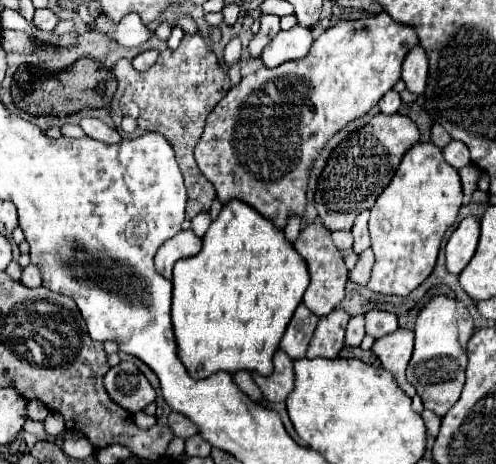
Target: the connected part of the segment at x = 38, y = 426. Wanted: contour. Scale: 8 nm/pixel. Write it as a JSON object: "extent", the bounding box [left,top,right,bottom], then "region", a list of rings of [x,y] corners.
{"extent":[23,420,47,440],"region":[[[27,420],[27,422],[23,424],[23,430],[25,430],[27,434],[33,434],[33,436],[41,438],[41,440],[45,440],[45,438],[47,438],[47,432],[45,432],[45,426],[43,426],[43,422]]]}

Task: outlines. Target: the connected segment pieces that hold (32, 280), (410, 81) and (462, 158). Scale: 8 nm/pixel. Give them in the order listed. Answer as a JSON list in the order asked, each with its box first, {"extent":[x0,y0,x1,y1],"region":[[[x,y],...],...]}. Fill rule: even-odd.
[{"extent":[21,264,41,288],"region":[[[29,264],[27,268],[23,268],[23,278],[21,278],[21,282],[23,282],[25,286],[29,286],[29,288],[41,286],[41,272],[39,272],[39,268],[35,268],[33,264]]]},{"extent":[401,46,429,94],"region":[[[415,46],[407,60],[403,62],[401,80],[407,84],[407,90],[413,94],[423,94],[427,88],[427,74],[429,74],[429,60],[421,46]]]},{"extent":[443,140,471,168],"region":[[[451,140],[445,148],[443,148],[443,158],[453,166],[453,168],[463,168],[467,166],[471,160],[469,160],[469,152],[467,152],[467,146],[459,140]]]}]

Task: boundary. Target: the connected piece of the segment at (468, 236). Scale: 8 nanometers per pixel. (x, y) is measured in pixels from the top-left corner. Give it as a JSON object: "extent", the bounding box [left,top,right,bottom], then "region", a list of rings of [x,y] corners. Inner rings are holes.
{"extent":[445,216,479,274],"region":[[[467,216],[465,220],[461,220],[461,224],[447,240],[447,246],[445,246],[447,272],[459,274],[469,264],[469,260],[475,254],[477,240],[479,240],[479,220],[473,216]]]}

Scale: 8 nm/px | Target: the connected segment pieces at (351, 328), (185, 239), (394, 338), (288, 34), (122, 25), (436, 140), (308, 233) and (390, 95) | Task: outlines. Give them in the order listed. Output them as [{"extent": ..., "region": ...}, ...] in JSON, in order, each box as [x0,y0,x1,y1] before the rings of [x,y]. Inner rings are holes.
[{"extent":[345,316,365,346],"region":[[[353,316],[347,324],[347,336],[345,336],[345,344],[347,346],[359,346],[361,340],[365,336],[365,330],[363,330],[363,316]]]},{"extent":[155,230,201,278],"region":[[[183,230],[179,232],[177,236],[169,238],[157,252],[155,256],[155,270],[165,276],[165,278],[171,278],[171,270],[173,270],[173,264],[181,258],[187,258],[187,256],[195,256],[197,252],[201,250],[201,238],[195,236],[193,230]]]},{"extent":[373,328,415,398],"region":[[[399,328],[393,334],[387,334],[379,340],[375,340],[373,352],[381,360],[383,368],[395,376],[399,388],[407,396],[413,398],[415,388],[405,378],[405,368],[407,368],[407,362],[411,358],[411,352],[413,352],[413,332],[407,328]]]},{"extent":[261,26,313,68],"region":[[[293,26],[291,30],[281,30],[263,50],[261,58],[267,68],[275,68],[279,64],[301,60],[307,56],[313,44],[313,32],[311,28]]]},{"extent":[92,13,149,48],"region":[[[136,13],[128,14],[117,25],[114,25],[106,15],[100,14],[92,28],[103,31],[117,44],[127,46],[127,48],[139,46],[147,38],[147,32],[149,32]]]},{"extent":[431,124,451,148],"region":[[[435,124],[435,126],[433,126],[433,130],[431,130],[431,142],[433,142],[435,146],[443,148],[449,140],[451,140],[451,136],[445,132],[445,128],[443,128],[441,124]]]},{"extent":[293,224,349,316],"region":[[[307,224],[301,230],[301,234],[299,234],[299,238],[295,240],[293,246],[301,254],[301,258],[307,262],[309,274],[311,274],[311,284],[305,290],[303,304],[311,312],[315,312],[317,316],[325,316],[333,308],[337,308],[339,302],[345,298],[345,284],[349,280],[349,270],[345,268],[343,256],[341,256],[339,248],[335,248],[335,244],[331,240],[331,230],[327,230],[323,224]]]},{"extent":[379,90,401,114],"region":[[[389,90],[381,100],[379,100],[379,110],[383,114],[395,114],[397,108],[401,106],[401,96],[395,90]]]}]

